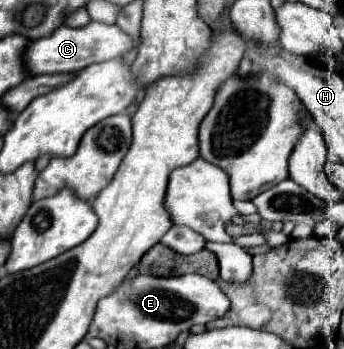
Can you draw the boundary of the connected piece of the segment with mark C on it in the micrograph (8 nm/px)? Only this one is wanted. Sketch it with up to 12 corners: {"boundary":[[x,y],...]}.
{"boundary":[[62,25],[30,41],[32,75],[124,57],[140,37],[118,25]]}

